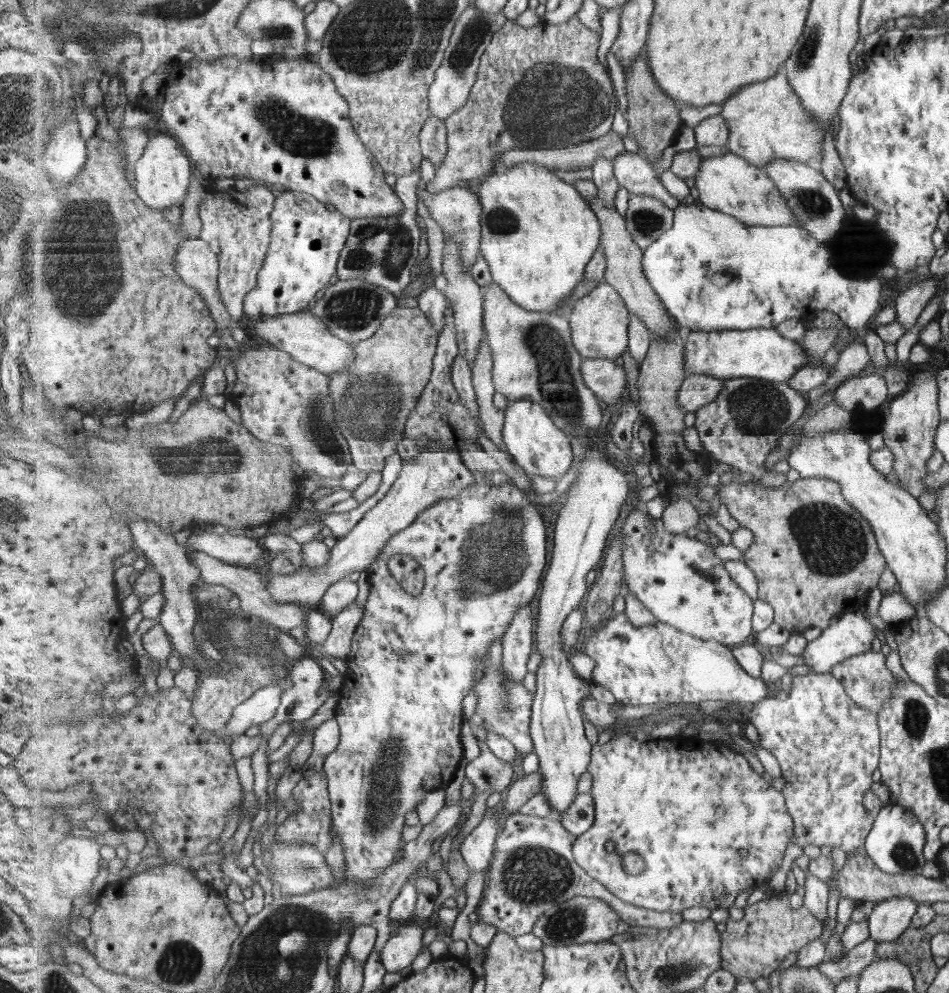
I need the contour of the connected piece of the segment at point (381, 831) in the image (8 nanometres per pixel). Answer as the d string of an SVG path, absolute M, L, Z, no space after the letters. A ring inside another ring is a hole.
M481 481L481 483L476 483L470 486L469 489L463 490L462 494L459 496L449 499L449 500L441 500L437 507L429 507L424 512L419 514L419 518L407 529L400 531L399 534L396 534L392 540L388 542L388 545L384 548L384 552L378 556L378 559L370 566L370 570L368 573L368 582L370 583L370 594L368 596L368 600L366 602L365 610L364 610L364 618L361 620L357 631L355 631L353 637L353 643L351 644L351 653L349 653L349 657L345 660L349 666L349 672L344 674L343 682L340 688L340 694L342 695L342 699L339 701L339 706L336 708L336 720L340 726L341 732L341 742L340 745L337 747L335 752L328 754L326 761L324 762L324 769L325 772L329 775L329 792L332 798L332 811L333 811L333 818L334 818L334 826L336 827L336 832L341 837L345 856L346 856L346 876L348 880L355 880L356 888L357 883L363 882L370 882L371 884L374 878L378 878L387 869L393 867L393 865L397 864L397 862L402 857L403 851L403 828L405 828L405 820L407 820L407 814L411 812L411 810L417 810L417 806L425 800L425 796L429 794L429 792L433 792L433 790L437 790L439 788L445 788L451 780L453 780L453 776L455 776L455 772L457 772L457 768L459 768L459 764L461 764L461 760L464 757L464 746L461 742L461 732L462 726L465 722L463 717L463 698L471 692L474 688L476 682L481 678L481 675L484 673L485 665L485 658L488 657L489 647L495 640L503 642L504 634L509 630L509 626L511 626L511 622L513 622L513 618L517 616L517 612L525 606L525 604L529 604L531 600L533 600L533 596L537 594L537 590L539 590L539 586L542 586L541 580L543 580L543 574L545 574L545 568L547 568L547 530L545 530L545 524L543 524L543 517L539 513L537 509L537 504L534 500L534 497L530 496L526 491L521 490L518 486L511 485L508 483L503 483L498 486L492 486L489 492L486 491L485 488L485 481ZM396 554L409 554L412 556L422 567L423 570L426 572L426 580L425 580L425 589L421 592L421 595L417 597L413 597L409 595L409 592L405 590L405 587L402 586L401 583L397 581L397 578L394 578L392 572L388 568L388 561L392 560Z

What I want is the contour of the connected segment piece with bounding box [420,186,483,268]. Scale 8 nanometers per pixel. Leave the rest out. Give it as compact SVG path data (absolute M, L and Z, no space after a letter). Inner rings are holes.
M428 187L420 192L420 198L429 214L442 226L444 232L453 239L453 243L461 249L461 258L465 266L473 268L480 258L482 240L483 205L478 194L471 192L469 187L453 187L433 193Z

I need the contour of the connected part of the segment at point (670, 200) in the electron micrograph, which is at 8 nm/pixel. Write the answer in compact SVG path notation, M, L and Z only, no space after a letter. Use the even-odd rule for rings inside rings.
M623 151L614 161L614 174L621 187L631 195L649 195L661 199L669 208L676 209L681 200L675 198L659 181L652 162L644 154Z

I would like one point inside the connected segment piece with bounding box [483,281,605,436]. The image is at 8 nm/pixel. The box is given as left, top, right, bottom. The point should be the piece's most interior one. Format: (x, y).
(535, 359)

